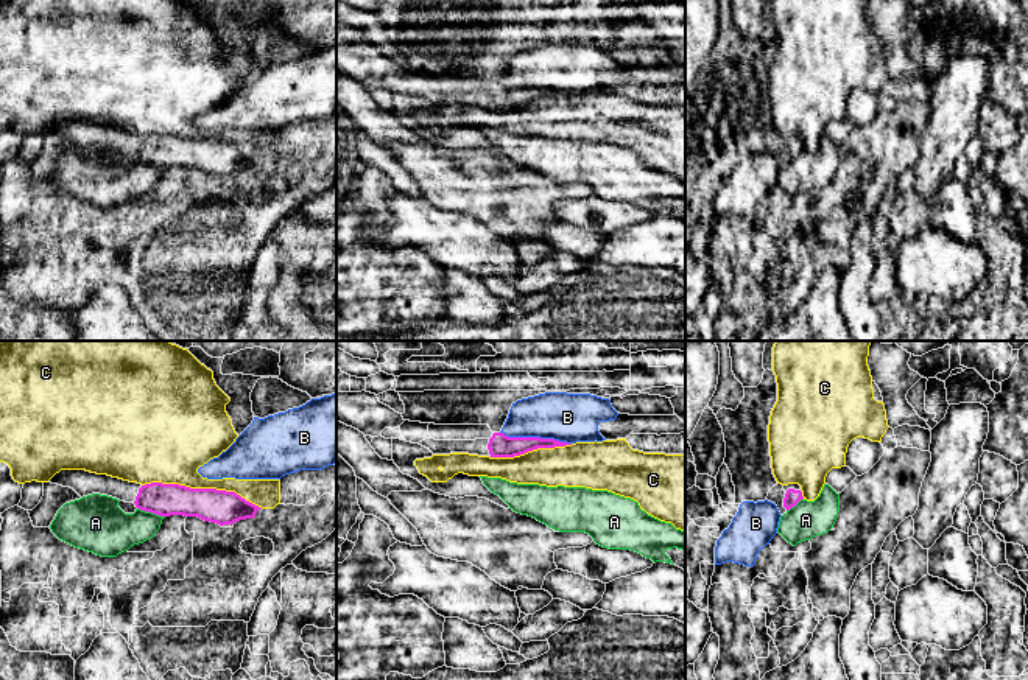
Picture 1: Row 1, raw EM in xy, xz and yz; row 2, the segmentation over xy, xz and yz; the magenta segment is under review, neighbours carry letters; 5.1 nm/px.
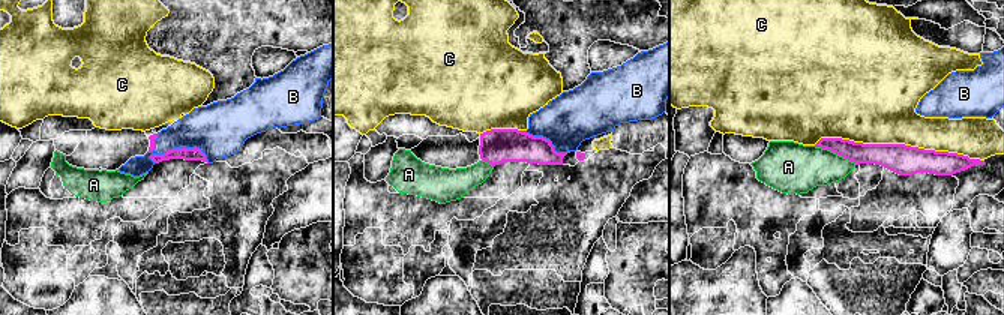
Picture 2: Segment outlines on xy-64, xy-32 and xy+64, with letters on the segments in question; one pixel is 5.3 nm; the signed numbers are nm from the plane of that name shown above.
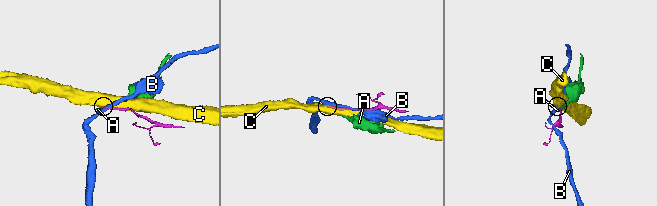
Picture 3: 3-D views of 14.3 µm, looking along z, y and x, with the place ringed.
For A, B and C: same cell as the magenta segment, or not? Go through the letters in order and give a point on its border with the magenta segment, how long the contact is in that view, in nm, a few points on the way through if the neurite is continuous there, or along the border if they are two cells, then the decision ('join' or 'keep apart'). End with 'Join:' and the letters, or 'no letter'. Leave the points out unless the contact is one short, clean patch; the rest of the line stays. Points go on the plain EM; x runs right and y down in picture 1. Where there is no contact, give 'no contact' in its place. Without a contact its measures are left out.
A: meets magenta in xy at (151, 164); contact 150 nm long; keep apart
B: meets magenta in xz at (536, 89); contact 380 nm long; keep apart
C: meets magenta in xy at (203, 140); contact 650 nm long; keep apart
Join: no letter

